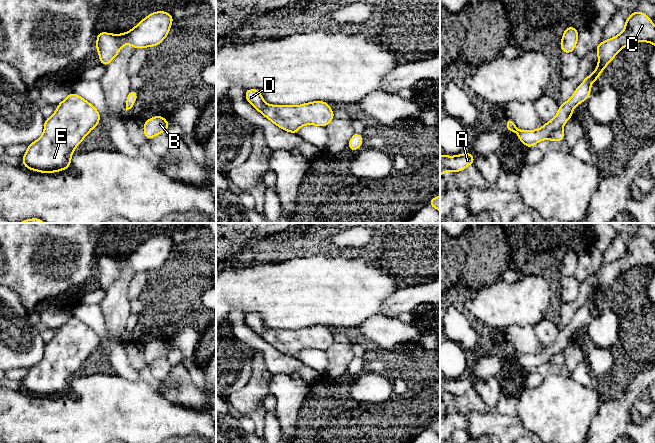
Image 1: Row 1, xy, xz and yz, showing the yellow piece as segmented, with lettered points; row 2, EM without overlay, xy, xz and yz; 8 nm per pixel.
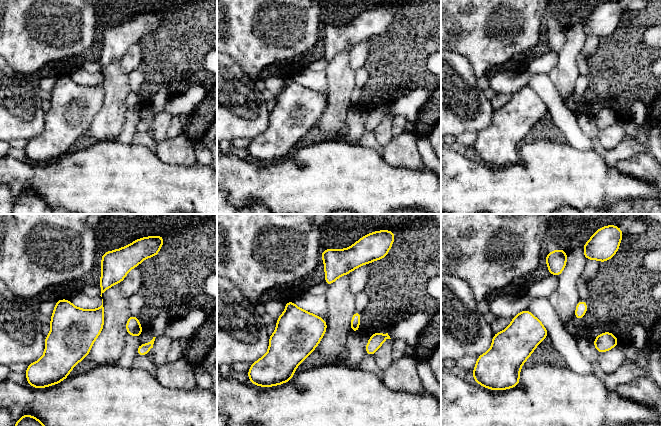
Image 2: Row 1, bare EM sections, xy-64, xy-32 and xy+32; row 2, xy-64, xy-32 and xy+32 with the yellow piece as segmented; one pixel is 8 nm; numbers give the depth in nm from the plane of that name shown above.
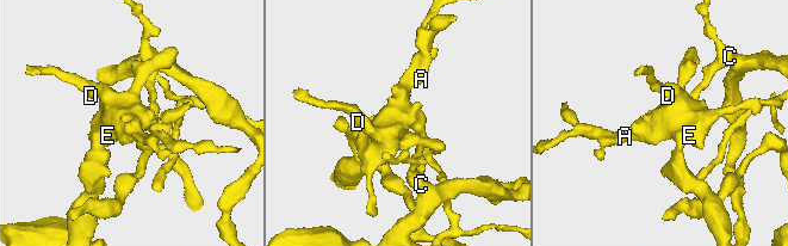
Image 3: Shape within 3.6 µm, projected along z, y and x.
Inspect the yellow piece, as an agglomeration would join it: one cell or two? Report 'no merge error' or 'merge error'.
merge error

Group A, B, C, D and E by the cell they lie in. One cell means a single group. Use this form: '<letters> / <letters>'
A B D E / C

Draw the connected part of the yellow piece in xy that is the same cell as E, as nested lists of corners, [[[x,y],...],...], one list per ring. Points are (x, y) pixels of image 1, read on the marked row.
[[[72,92],[61,103],[56,111],[44,120],[42,136],[28,145],[22,157],[23,166],[37,172],[53,173],[68,169],[74,149],[88,133],[100,123],[100,113],[81,96]]]

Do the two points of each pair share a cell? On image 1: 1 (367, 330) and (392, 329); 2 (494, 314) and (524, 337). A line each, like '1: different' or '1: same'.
1: same
2: different

